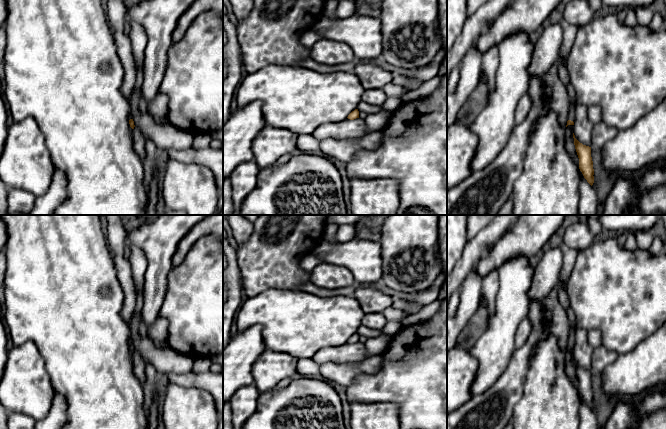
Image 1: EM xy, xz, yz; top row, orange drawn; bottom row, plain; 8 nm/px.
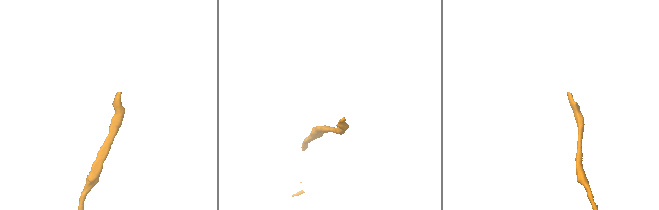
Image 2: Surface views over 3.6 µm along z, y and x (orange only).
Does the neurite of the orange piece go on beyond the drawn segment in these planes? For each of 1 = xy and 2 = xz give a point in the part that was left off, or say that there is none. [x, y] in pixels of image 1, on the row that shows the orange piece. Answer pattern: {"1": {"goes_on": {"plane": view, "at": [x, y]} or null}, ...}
{"1": {"goes_on": null}, "2": {"goes_on": null}}

